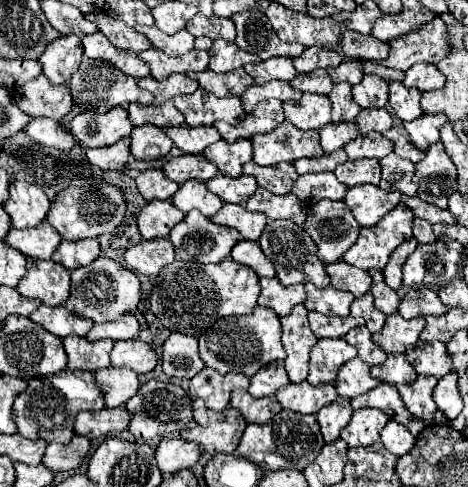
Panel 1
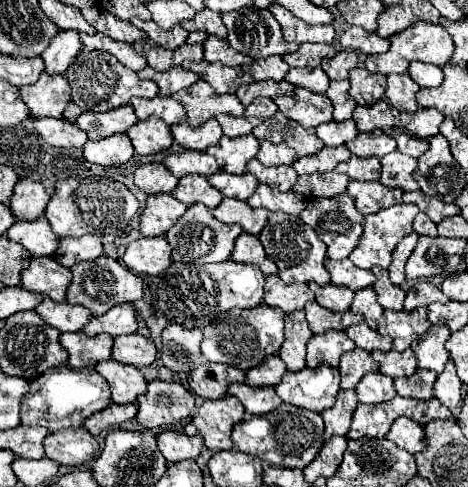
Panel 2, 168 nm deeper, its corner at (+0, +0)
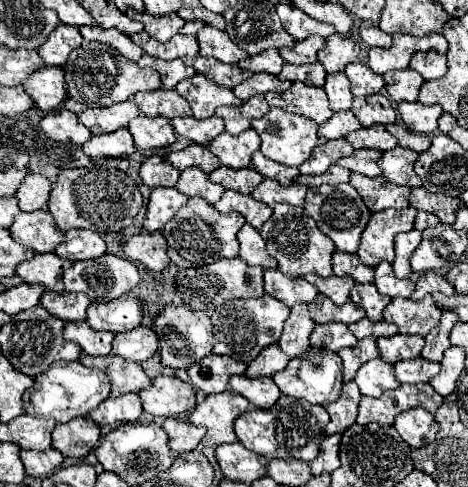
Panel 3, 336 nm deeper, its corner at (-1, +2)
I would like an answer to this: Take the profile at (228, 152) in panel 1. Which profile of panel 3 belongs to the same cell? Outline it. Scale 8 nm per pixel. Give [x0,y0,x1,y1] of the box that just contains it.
[210,128,260,168]

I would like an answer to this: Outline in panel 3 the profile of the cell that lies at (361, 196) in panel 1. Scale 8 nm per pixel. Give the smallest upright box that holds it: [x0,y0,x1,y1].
[350,174,410,212]

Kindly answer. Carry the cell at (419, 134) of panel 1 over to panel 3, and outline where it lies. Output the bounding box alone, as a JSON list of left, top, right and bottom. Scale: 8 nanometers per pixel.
[398,102,442,134]

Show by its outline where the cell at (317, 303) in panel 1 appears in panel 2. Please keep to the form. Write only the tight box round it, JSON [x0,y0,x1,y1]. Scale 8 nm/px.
[309,284,353,312]

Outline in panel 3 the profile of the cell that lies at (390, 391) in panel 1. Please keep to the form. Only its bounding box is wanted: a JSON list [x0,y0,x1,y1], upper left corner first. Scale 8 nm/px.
[356,358,398,398]

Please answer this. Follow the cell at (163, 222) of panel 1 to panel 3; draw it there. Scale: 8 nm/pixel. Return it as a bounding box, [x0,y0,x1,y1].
[144,188,188,232]

